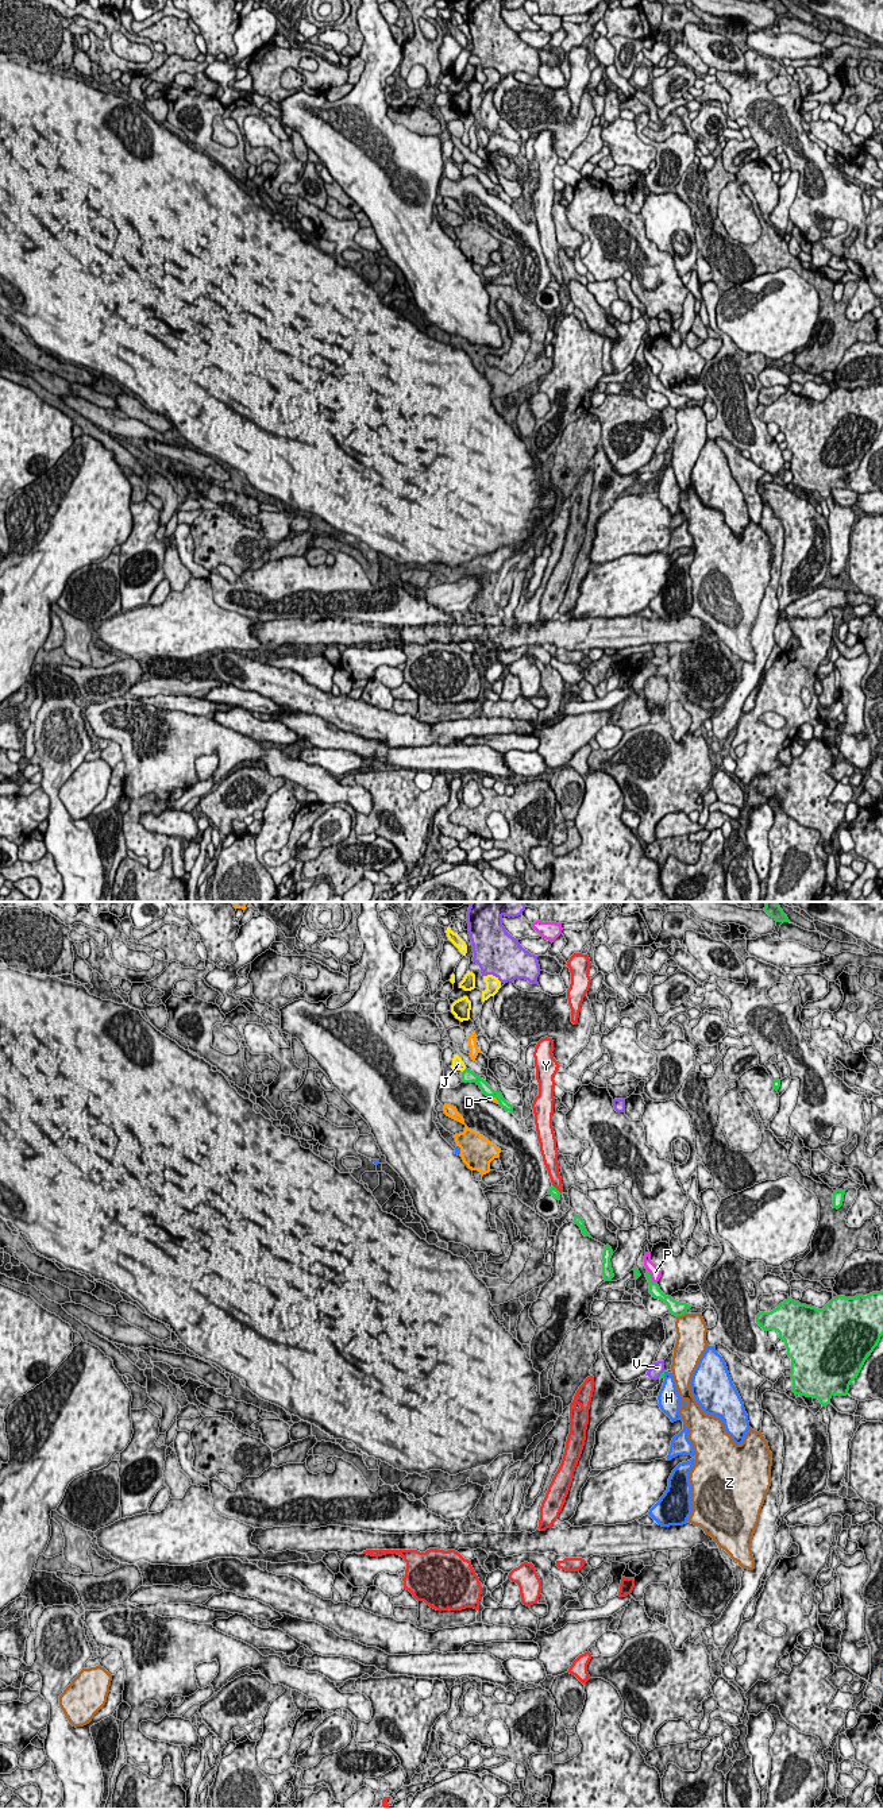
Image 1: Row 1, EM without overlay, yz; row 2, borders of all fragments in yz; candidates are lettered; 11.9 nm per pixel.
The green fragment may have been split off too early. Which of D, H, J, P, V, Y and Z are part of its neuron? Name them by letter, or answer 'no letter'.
no letter

